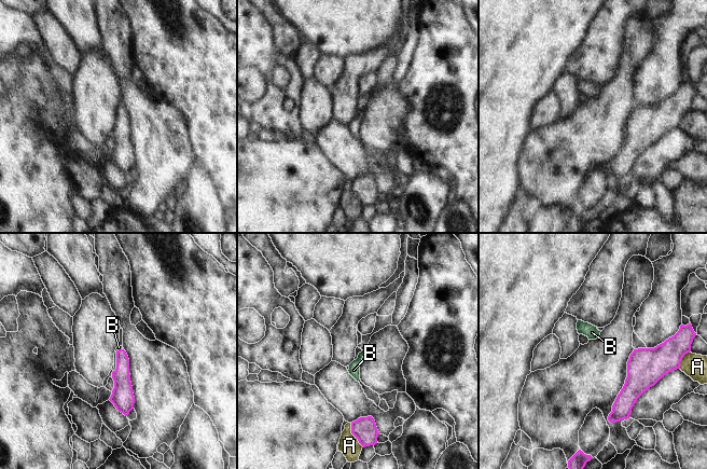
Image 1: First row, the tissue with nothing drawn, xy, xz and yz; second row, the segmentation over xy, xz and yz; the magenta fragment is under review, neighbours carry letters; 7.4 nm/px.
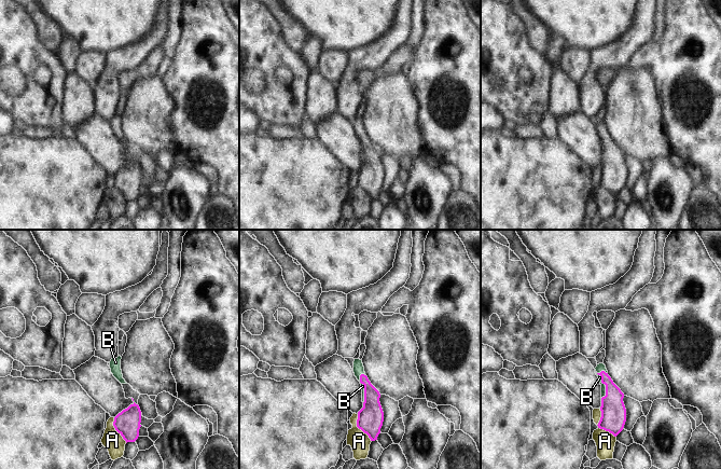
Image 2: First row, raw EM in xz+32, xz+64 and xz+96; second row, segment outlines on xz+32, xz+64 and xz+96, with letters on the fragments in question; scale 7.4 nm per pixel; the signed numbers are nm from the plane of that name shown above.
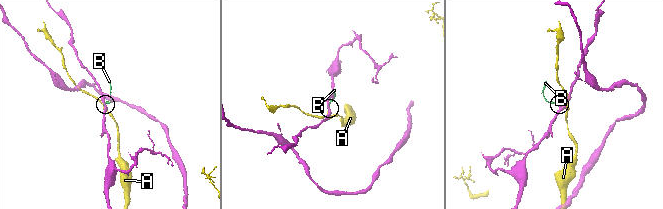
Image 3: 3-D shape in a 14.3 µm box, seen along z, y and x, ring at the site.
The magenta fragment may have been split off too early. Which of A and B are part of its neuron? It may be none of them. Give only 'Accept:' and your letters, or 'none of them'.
Accept: B

